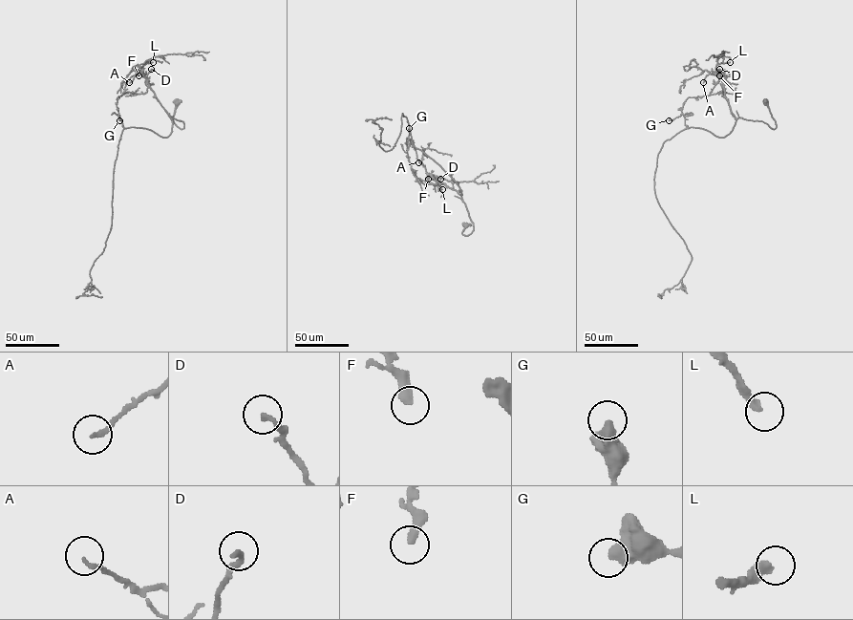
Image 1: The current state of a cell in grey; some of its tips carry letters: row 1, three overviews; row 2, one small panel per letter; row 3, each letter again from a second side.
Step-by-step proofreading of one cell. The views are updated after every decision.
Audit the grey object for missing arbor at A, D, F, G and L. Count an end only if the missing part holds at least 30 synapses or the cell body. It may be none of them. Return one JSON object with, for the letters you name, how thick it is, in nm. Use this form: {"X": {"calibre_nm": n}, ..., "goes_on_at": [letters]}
{"L": {"calibre_nm": 320}, "goes_on_at": ["L"]}

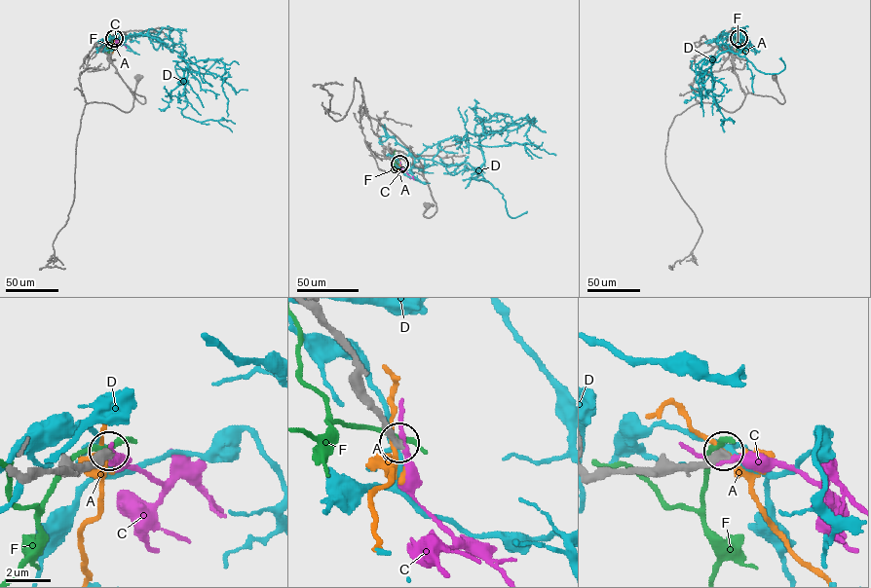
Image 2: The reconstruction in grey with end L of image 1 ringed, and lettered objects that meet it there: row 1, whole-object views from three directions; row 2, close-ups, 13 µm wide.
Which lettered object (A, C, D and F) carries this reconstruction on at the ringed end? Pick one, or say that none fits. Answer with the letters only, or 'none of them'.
none of them

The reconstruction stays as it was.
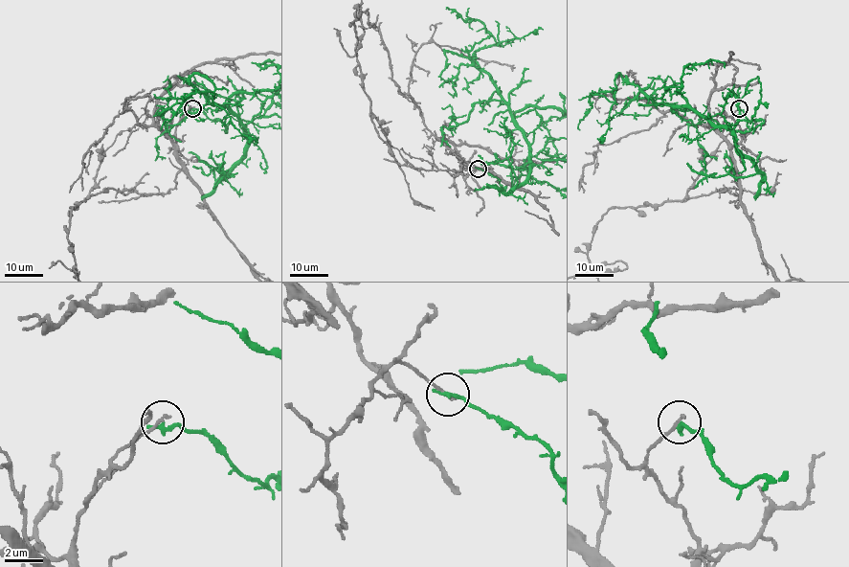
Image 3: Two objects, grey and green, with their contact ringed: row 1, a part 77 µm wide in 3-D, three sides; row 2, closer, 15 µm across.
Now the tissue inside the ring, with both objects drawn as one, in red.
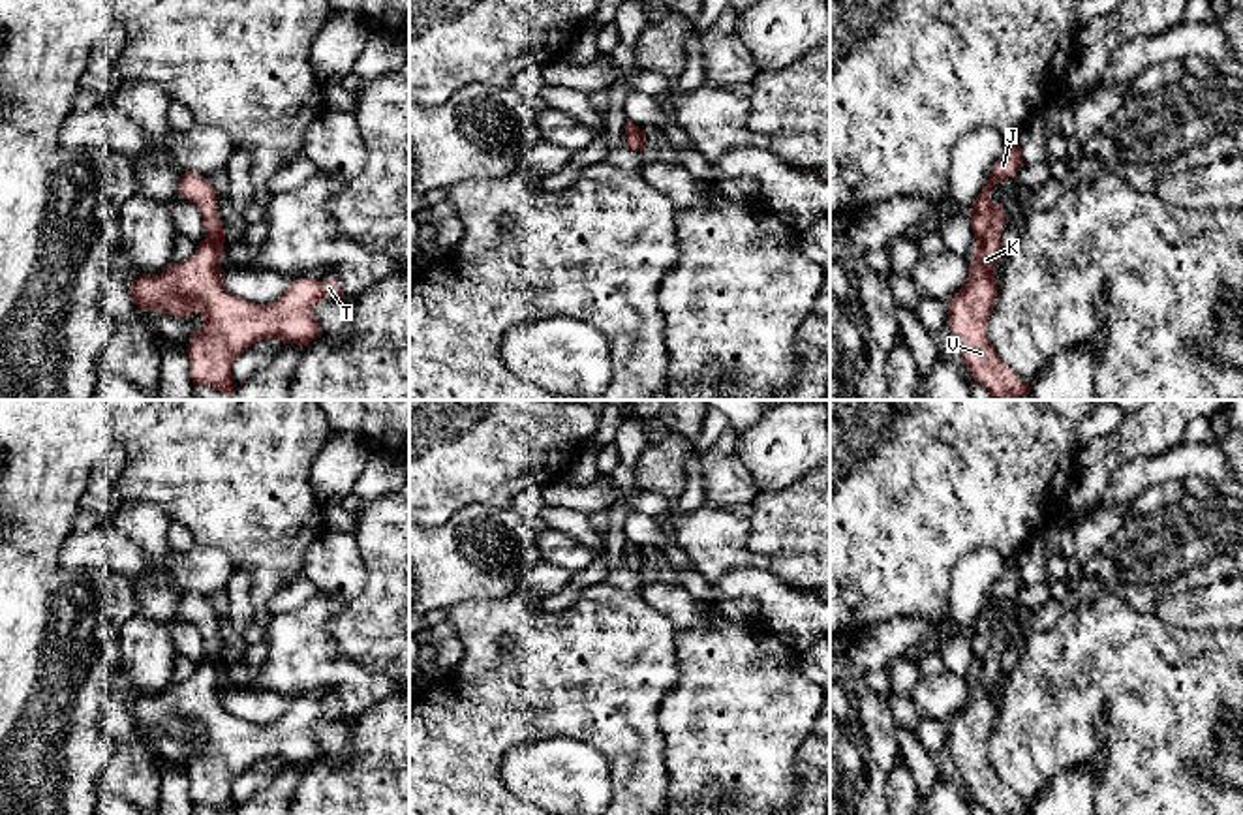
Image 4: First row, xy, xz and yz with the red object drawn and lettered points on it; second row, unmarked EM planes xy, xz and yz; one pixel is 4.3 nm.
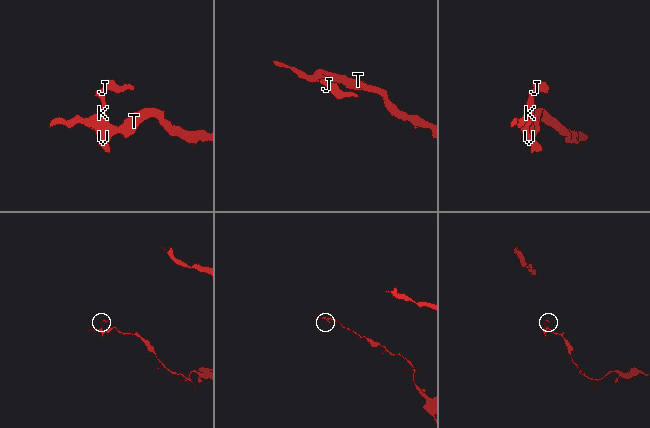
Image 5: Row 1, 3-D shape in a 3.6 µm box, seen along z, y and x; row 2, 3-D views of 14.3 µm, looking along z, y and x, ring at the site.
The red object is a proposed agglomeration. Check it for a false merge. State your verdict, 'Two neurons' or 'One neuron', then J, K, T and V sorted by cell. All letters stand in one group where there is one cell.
Two neurons. Groups: J / K T V

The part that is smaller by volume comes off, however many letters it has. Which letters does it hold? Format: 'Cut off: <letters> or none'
Cut off: J

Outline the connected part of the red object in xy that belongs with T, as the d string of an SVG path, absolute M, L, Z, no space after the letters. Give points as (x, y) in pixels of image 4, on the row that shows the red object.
M225 233L205 237L190 259L169 263L160 274L143 274L130 289L139 308L171 315L203 314L203 329L188 344L195 385L210 385L233 400L233 361L263 338L306 346L321 334L315 304L344 299L336 280L299 278L270 304L253 304L229 293L220 261Z

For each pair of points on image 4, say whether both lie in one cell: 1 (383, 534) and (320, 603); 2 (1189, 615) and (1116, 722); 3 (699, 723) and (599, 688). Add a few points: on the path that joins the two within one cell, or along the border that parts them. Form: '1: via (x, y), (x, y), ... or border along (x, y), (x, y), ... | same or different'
1: border along (346, 603), (329, 624), (333, 646) | different
2: border along (1155, 613), (1166, 624), (1223, 630) | different
3: border along (678, 667), (678, 678), (658, 716), (661, 753) | different

